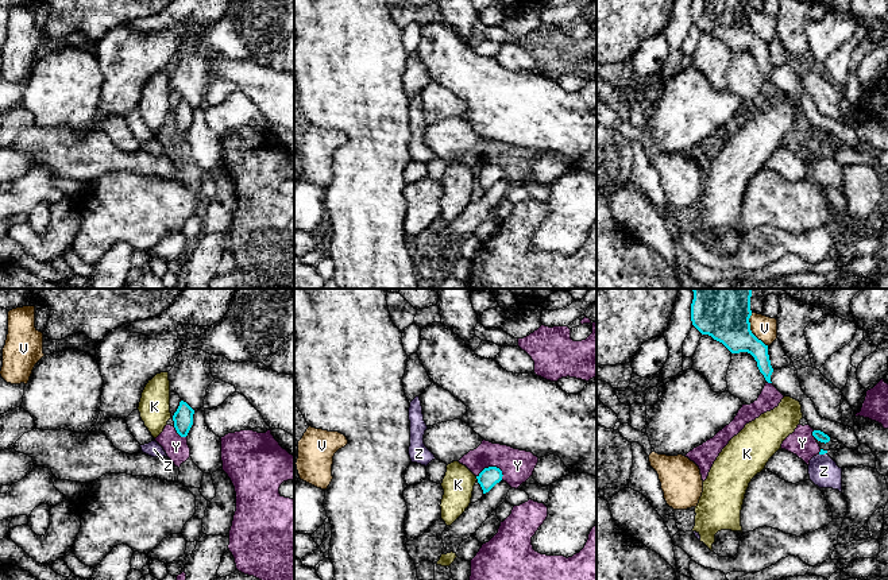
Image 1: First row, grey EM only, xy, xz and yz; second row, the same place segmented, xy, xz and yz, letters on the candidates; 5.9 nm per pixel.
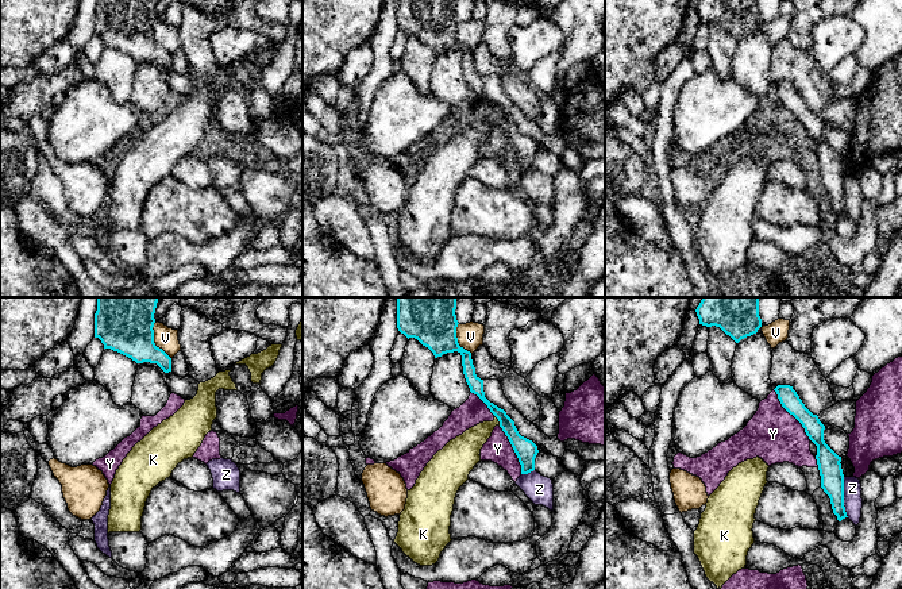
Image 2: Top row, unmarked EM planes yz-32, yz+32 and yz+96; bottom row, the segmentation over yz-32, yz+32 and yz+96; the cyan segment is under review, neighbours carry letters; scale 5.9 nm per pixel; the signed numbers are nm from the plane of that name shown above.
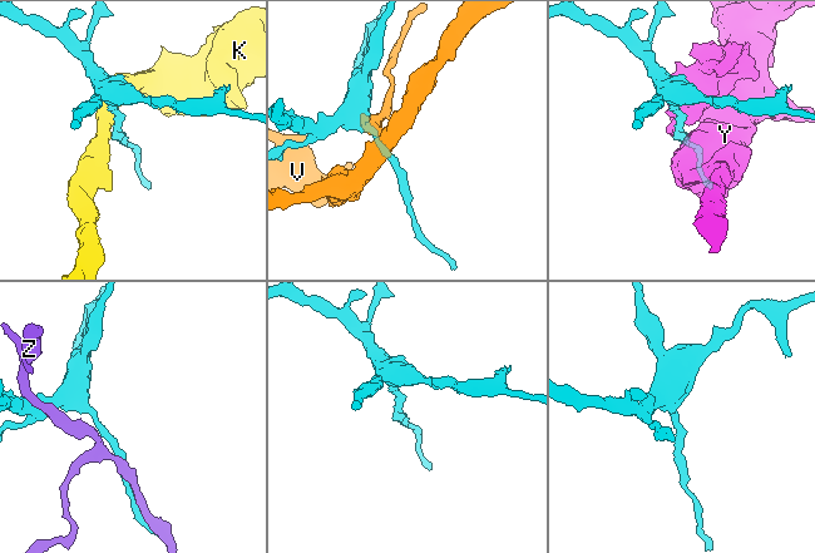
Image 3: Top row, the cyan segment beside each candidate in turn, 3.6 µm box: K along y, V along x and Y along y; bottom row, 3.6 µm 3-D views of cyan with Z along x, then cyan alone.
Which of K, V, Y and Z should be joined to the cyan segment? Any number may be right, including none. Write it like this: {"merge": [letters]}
{"merge": []}

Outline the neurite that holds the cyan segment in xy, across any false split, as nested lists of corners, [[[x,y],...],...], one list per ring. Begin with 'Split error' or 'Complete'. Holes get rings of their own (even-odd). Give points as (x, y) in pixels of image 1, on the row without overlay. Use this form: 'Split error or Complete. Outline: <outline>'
Complete. Outline: [[[184,98],[173,113],[174,125],[181,135],[186,135],[193,123],[194,108]]]

